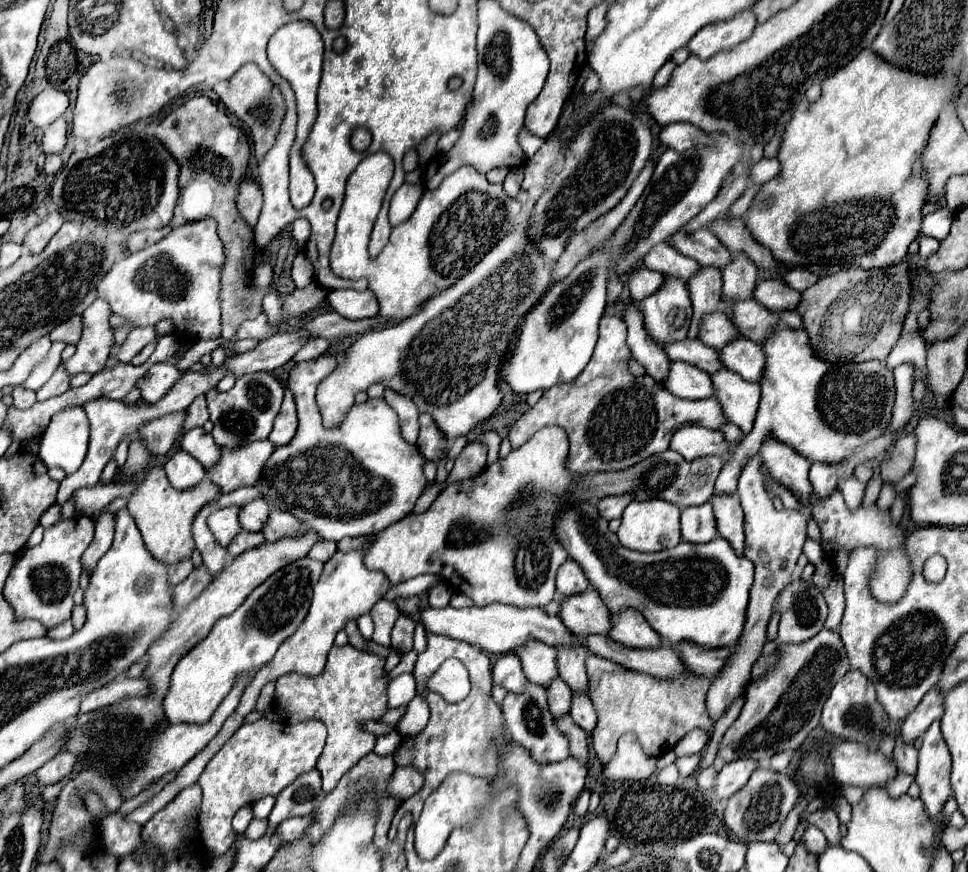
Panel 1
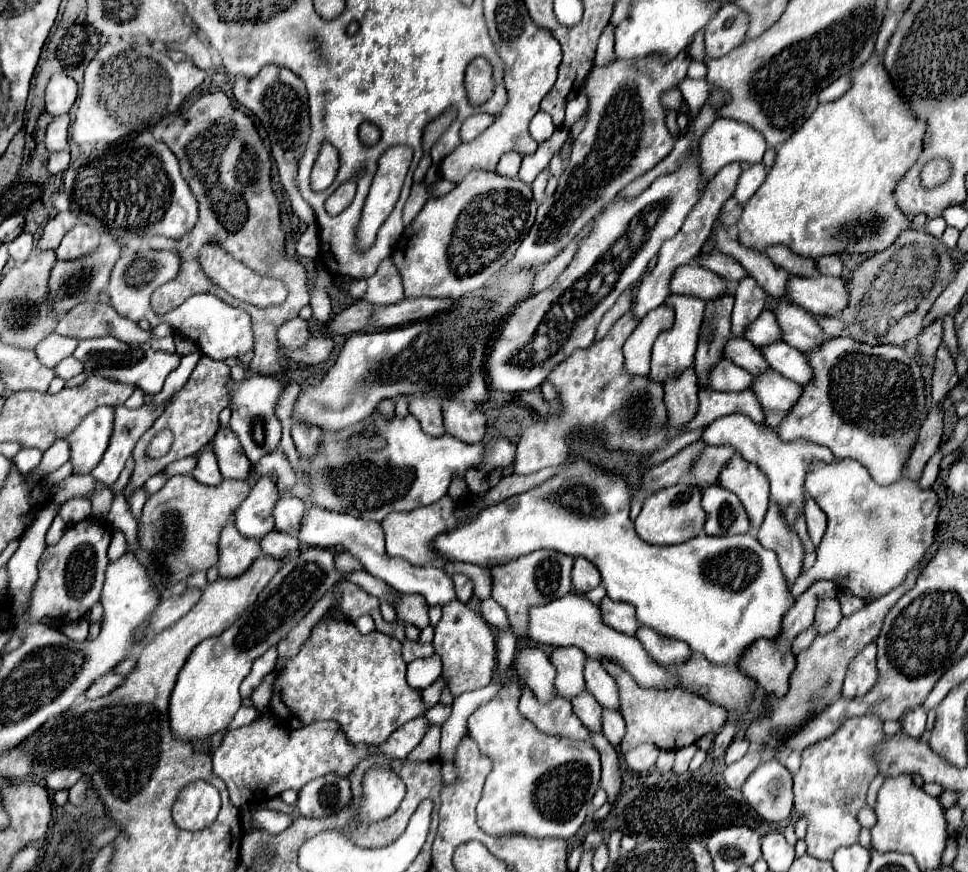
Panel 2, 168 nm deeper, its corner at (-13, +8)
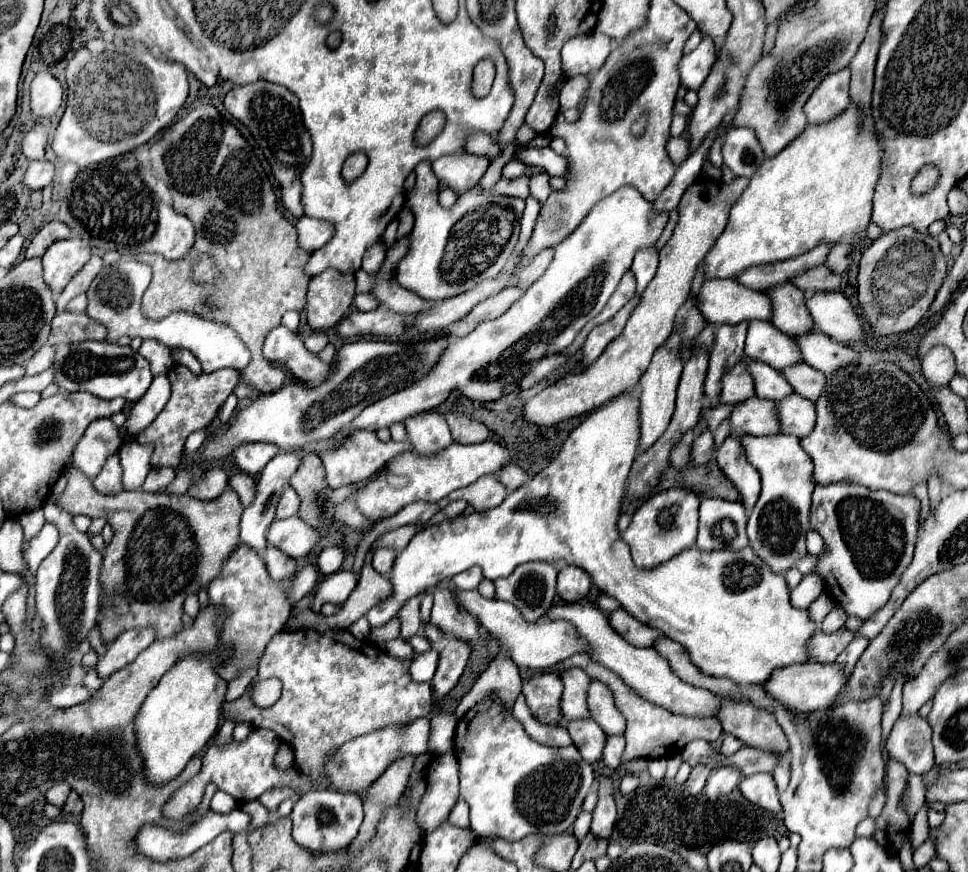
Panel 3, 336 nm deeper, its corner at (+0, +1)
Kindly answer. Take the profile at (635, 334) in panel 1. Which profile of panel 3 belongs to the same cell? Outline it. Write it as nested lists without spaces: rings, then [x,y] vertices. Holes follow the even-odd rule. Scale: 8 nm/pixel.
[[[688,432],[682,436],[678,446],[672,450],[672,466],[684,470],[690,466],[690,452],[692,452],[692,442],[694,442],[694,432]]]

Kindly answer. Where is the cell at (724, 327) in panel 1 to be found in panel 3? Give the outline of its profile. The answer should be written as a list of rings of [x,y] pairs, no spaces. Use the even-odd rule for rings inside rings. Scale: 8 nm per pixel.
[[[752,320],[748,322],[748,336],[746,336],[746,358],[760,360],[776,370],[784,370],[788,366],[796,366],[802,362],[800,348],[796,340],[784,332],[780,332],[770,322]]]

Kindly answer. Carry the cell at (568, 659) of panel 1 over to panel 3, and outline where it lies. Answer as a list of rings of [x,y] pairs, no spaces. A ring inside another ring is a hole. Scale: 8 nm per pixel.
[[[592,680],[588,690],[588,708],[592,718],[606,734],[624,734],[624,716],[620,714],[620,710],[616,710],[612,692],[606,684]]]

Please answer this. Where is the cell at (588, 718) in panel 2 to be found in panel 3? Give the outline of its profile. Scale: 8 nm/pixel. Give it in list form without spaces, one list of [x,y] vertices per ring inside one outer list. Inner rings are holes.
[[[592,718],[572,720],[572,722],[568,722],[566,728],[574,740],[574,746],[578,748],[578,752],[582,754],[584,760],[588,760],[592,764],[602,760],[606,734],[602,732],[602,728]]]

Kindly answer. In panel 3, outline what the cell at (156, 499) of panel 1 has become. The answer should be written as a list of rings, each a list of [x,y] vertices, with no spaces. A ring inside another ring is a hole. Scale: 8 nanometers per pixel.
[[[68,466],[66,470],[66,490],[64,494],[50,496],[48,502],[56,502],[60,508],[68,510],[70,514],[84,514],[92,518],[106,518],[112,526],[114,536],[102,554],[102,570],[100,570],[100,586],[102,586],[102,600],[100,600],[100,614],[98,614],[98,628],[102,642],[114,640],[114,634],[122,634],[128,628],[156,628],[156,640],[172,638],[182,628],[182,614],[184,614],[184,600],[190,594],[198,594],[202,588],[208,588],[208,582],[220,574],[220,566],[224,566],[228,554],[240,544],[240,514],[242,504],[234,490],[226,490],[220,498],[212,502],[200,502],[190,496],[174,496],[166,492],[122,492],[116,496],[102,496],[94,490],[90,478],[82,474],[78,468]],[[190,498],[190,500],[188,500]],[[122,568],[126,568],[128,578],[122,578]],[[120,594],[128,602],[130,610],[126,614],[118,614],[112,608],[112,596]]]

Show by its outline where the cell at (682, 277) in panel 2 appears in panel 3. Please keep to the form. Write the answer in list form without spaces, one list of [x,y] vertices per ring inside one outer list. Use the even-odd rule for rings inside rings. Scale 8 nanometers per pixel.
[[[708,280],[702,284],[698,294],[698,306],[704,318],[710,324],[736,324],[736,322],[750,322],[750,320],[770,320],[772,316],[772,302],[768,292],[752,290],[738,280]]]

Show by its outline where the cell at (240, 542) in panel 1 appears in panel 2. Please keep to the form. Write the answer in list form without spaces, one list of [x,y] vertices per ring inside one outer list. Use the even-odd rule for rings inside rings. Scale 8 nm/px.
[[[269,531],[269,535],[263,535],[259,539],[259,545],[263,549],[263,555],[269,557],[287,557],[299,549],[297,537],[283,531]]]

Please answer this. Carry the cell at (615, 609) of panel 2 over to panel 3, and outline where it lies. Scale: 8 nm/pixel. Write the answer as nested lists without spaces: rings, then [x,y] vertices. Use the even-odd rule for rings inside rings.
[[[614,610],[610,616],[610,626],[622,636],[626,638],[632,646],[642,646],[642,648],[652,648],[654,642],[660,636],[658,630],[638,622],[634,616],[630,616],[626,610]]]

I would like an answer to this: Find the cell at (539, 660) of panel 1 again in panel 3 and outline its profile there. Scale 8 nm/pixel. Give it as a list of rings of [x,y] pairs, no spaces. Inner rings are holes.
[[[570,668],[570,670],[562,672],[560,678],[566,686],[564,694],[562,694],[562,714],[564,714],[564,718],[568,722],[572,718],[588,718],[590,716],[588,704],[586,704],[588,686],[590,686],[588,674],[584,674],[584,670],[580,670],[580,668]]]

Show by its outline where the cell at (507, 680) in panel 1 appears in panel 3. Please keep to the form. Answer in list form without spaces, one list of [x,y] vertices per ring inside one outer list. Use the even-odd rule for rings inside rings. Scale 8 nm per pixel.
[[[540,674],[524,682],[522,694],[532,710],[532,714],[544,724],[562,724],[564,716],[560,714],[560,694],[564,684],[556,674]]]

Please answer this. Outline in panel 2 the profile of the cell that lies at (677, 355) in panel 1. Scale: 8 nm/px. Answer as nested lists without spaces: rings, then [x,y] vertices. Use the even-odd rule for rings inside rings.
[[[731,337],[729,343],[725,343],[725,357],[731,359],[735,365],[743,367],[751,375],[763,373],[767,369],[767,361],[761,357],[757,347],[753,347],[747,339]]]

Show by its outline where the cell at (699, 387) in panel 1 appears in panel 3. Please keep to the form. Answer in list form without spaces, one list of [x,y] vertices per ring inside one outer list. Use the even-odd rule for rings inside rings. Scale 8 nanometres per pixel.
[[[746,362],[736,364],[722,378],[722,404],[736,404],[756,396],[754,378],[748,374]]]

